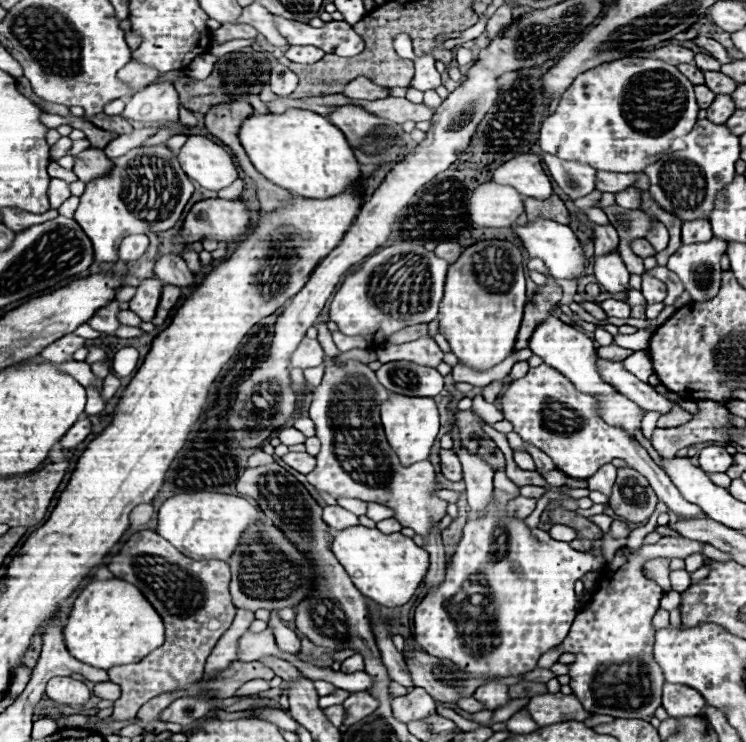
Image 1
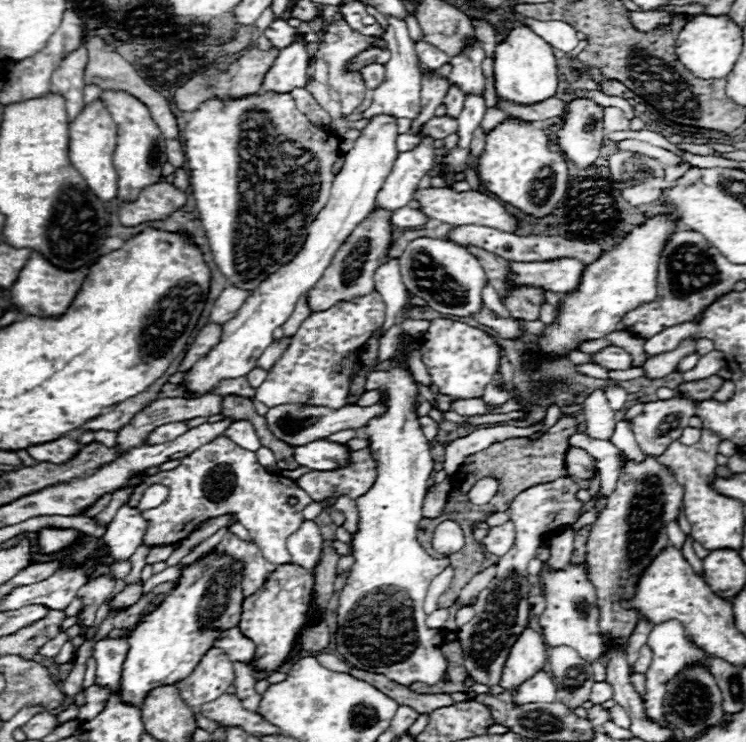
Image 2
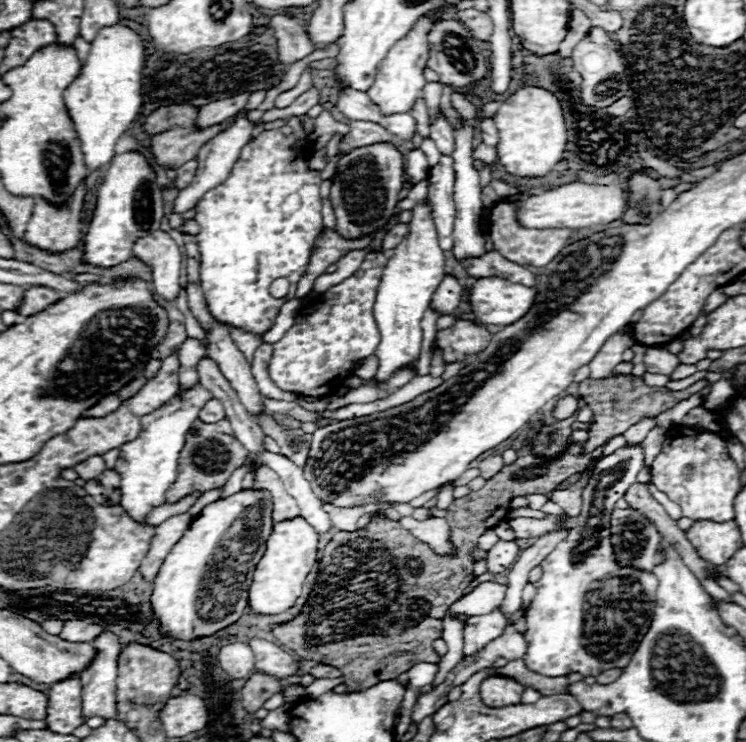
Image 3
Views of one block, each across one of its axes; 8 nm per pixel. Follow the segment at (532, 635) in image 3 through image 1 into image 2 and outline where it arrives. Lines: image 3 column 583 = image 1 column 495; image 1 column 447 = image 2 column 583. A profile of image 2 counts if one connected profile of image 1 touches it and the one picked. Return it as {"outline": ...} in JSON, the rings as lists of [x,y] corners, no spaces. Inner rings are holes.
{"outline":[[[566,566],[556,572],[548,572],[546,568],[540,574],[540,582],[544,586],[546,610],[540,616],[540,628],[544,642],[548,646],[570,646],[574,648],[586,662],[594,662],[602,658],[604,640],[598,630],[598,606],[596,592],[592,582],[588,580],[584,566]]]}

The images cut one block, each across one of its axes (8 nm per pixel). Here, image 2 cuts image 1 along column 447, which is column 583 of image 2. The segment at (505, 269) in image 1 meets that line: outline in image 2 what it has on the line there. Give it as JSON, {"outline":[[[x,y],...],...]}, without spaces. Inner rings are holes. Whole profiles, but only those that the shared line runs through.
{"outline":[[[660,214],[658,218],[652,218],[646,224],[634,228],[634,232],[630,232],[622,244],[616,244],[614,250],[604,252],[594,264],[588,264],[582,292],[578,292],[578,296],[562,298],[562,312],[558,312],[560,324],[550,326],[546,338],[538,338],[538,348],[542,352],[564,356],[564,348],[576,350],[578,342],[582,340],[594,340],[614,332],[616,324],[630,308],[654,300],[658,258],[674,222],[676,218]]]}

